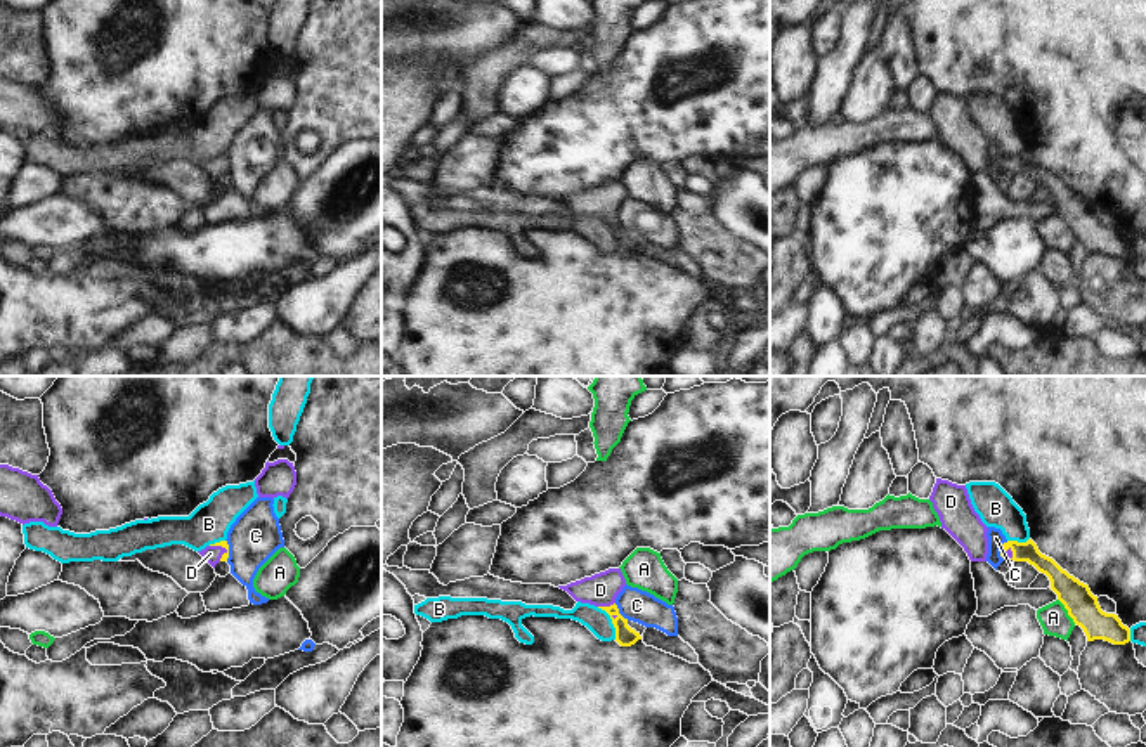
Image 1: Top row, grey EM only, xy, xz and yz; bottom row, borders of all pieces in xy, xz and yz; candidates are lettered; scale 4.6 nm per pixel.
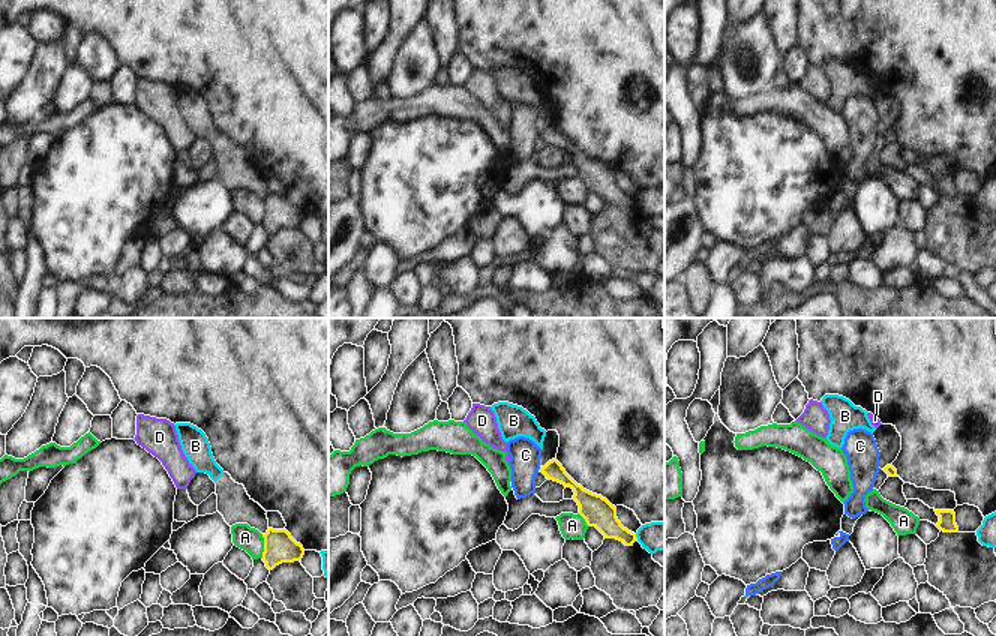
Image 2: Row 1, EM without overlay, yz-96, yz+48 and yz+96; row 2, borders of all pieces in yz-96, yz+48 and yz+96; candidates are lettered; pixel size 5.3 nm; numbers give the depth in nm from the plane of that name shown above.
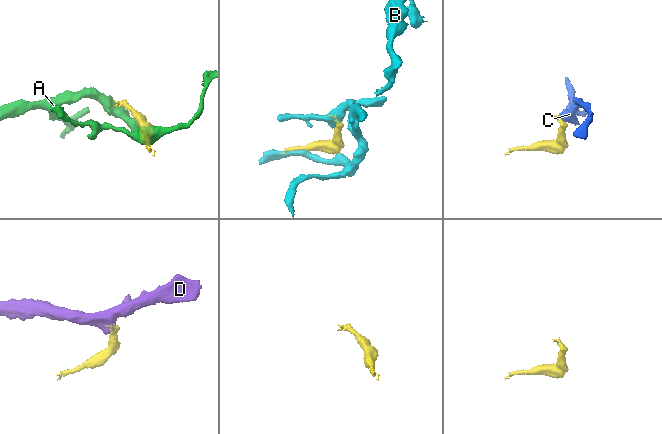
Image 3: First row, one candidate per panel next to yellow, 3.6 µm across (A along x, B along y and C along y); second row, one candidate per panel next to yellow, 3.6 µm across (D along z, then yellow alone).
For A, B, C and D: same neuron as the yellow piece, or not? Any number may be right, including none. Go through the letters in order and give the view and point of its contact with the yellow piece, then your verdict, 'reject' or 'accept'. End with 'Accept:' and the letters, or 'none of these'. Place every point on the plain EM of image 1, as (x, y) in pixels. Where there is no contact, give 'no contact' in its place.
A: yz (1067, 220) | reject
B: xz (612, 233) | reject
C: yz (1001, 162) | reject
D: xz (605, 219) | accept
Accept: D

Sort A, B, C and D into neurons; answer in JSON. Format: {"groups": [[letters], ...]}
{"groups": [["A"], ["B"], ["C"], ["D"]]}

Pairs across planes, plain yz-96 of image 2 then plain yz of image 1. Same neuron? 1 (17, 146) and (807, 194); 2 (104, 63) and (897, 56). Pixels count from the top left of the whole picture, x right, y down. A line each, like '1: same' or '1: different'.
1: different
2: same

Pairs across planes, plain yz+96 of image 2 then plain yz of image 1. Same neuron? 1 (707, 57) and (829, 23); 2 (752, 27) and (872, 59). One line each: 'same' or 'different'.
1: same
2: same

